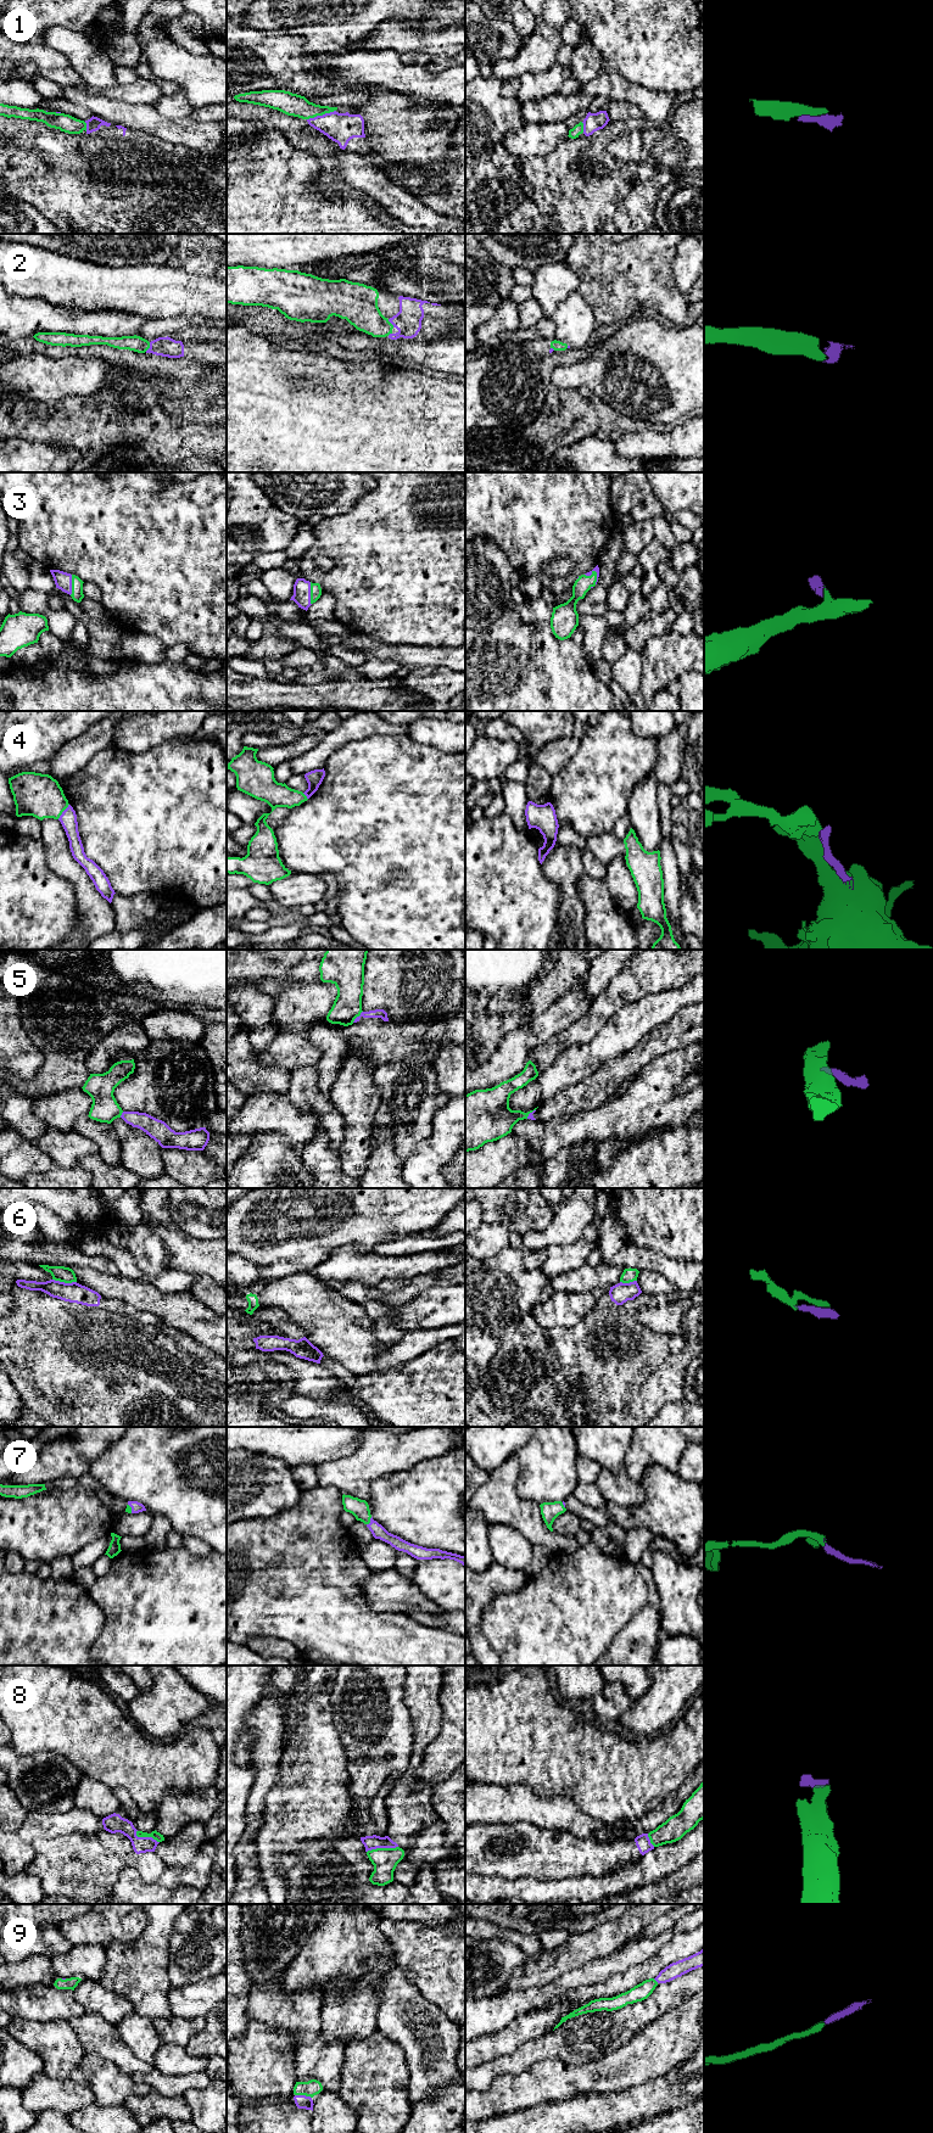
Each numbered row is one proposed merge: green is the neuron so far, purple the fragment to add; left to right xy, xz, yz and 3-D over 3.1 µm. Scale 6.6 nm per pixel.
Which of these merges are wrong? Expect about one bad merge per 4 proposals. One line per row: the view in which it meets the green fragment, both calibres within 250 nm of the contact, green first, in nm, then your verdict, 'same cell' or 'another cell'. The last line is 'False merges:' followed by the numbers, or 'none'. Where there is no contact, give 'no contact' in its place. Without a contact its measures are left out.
1: meets green in xz; 150 nm thick on the green side, 190 nm on the other; same cell
2: meets green in xy; 110 nm thick on the green side, 130 nm on the other; same cell
3: meets green in xz; 80 nm thick on the green side, 110 nm on the other; same cell
4: meets green in xy; 280 nm thick on the green side, 110 nm on the other; same cell
5: meets green in xz; 200 nm thick on the green side, 60 nm on the other; another cell
6: meets green in xy; 100 nm thick on the green side, 130 nm on the other; another cell
7: meets green in xz; 120 nm thick on the green side, 90 nm on the other; same cell
8: meets green in xz; 160 nm thick on the green side, 100 nm on the other; same cell
9: meets green in xz; 110 nm thick on the green side, 90 nm on the other; same cell
False merges: 5, 6

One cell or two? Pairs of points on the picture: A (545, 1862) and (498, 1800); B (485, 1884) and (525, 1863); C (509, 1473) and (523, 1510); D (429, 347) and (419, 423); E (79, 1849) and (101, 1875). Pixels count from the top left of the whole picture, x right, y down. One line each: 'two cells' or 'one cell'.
A: two cells
B: two cells
C: one cell
D: two cells
E: one cell

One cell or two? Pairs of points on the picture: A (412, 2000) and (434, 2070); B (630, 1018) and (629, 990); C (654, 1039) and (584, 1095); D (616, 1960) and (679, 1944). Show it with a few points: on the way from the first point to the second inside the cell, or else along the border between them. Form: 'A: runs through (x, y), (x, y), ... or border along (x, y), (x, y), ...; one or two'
A: runs through (412, 2017), (430, 2041), (430, 2053); one
B: border along (657, 994), (647, 994), (625, 1002), (608, 1020); two
C: runs through (637, 1056), (601, 1085); one
D: border along (681, 1932), (676, 1932), (657, 1952), (633, 1965); two

